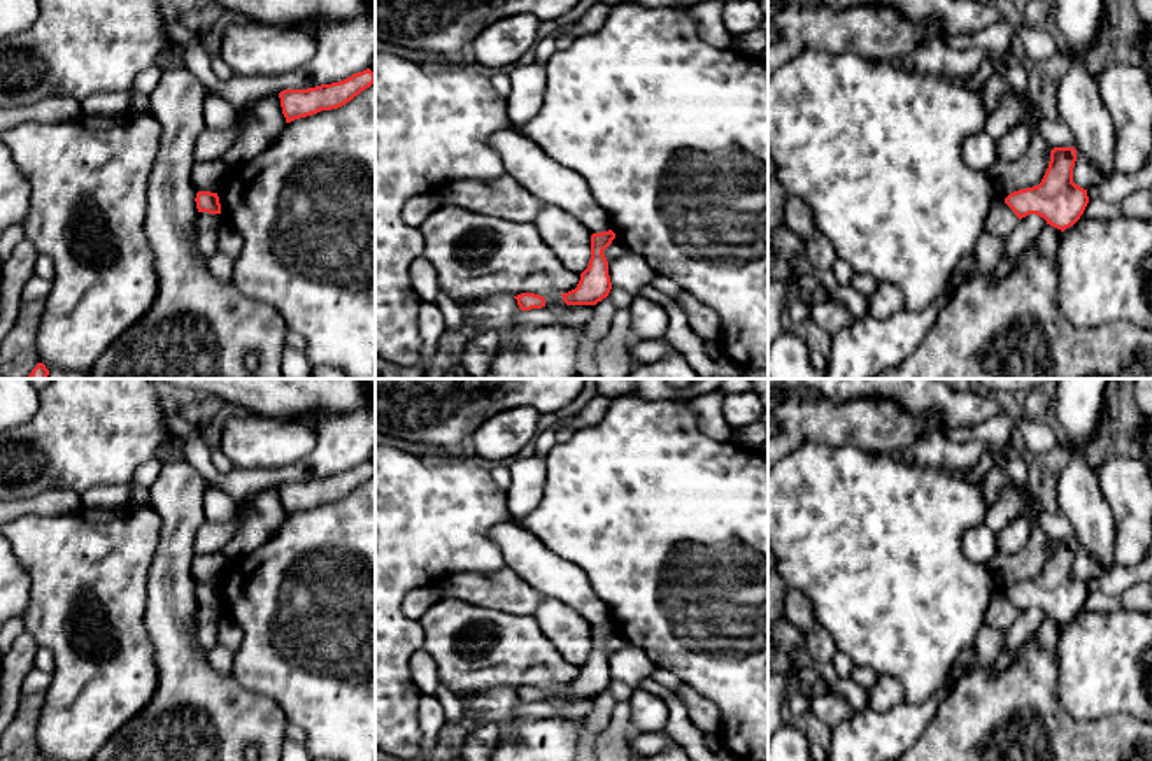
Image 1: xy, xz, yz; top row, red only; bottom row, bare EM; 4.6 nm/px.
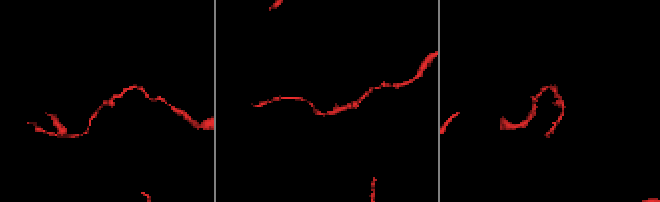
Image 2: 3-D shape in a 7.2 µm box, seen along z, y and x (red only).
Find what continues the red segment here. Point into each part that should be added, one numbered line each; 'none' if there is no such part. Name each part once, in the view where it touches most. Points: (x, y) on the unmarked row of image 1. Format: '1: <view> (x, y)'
none

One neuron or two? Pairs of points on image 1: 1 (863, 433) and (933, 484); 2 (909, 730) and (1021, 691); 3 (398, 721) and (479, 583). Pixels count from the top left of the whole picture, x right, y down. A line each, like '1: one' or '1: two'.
1: two
2: two
3: two

